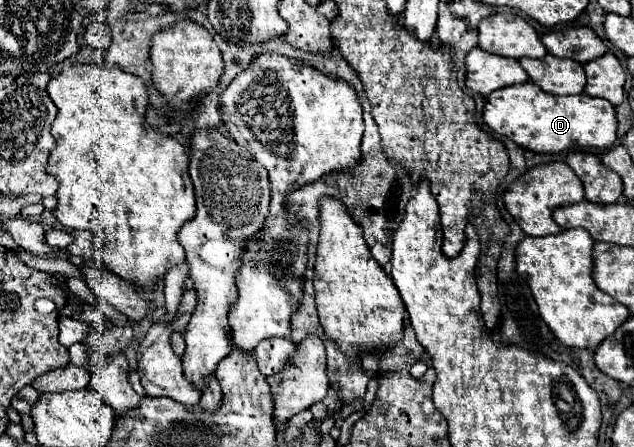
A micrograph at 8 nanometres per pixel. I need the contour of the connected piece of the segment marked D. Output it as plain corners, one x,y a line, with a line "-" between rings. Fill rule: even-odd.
531,81
493,91
485,99
483,121
497,135
511,139
533,153
559,153
571,145
607,149
617,139
617,117
609,101
585,93
569,97
551,95

